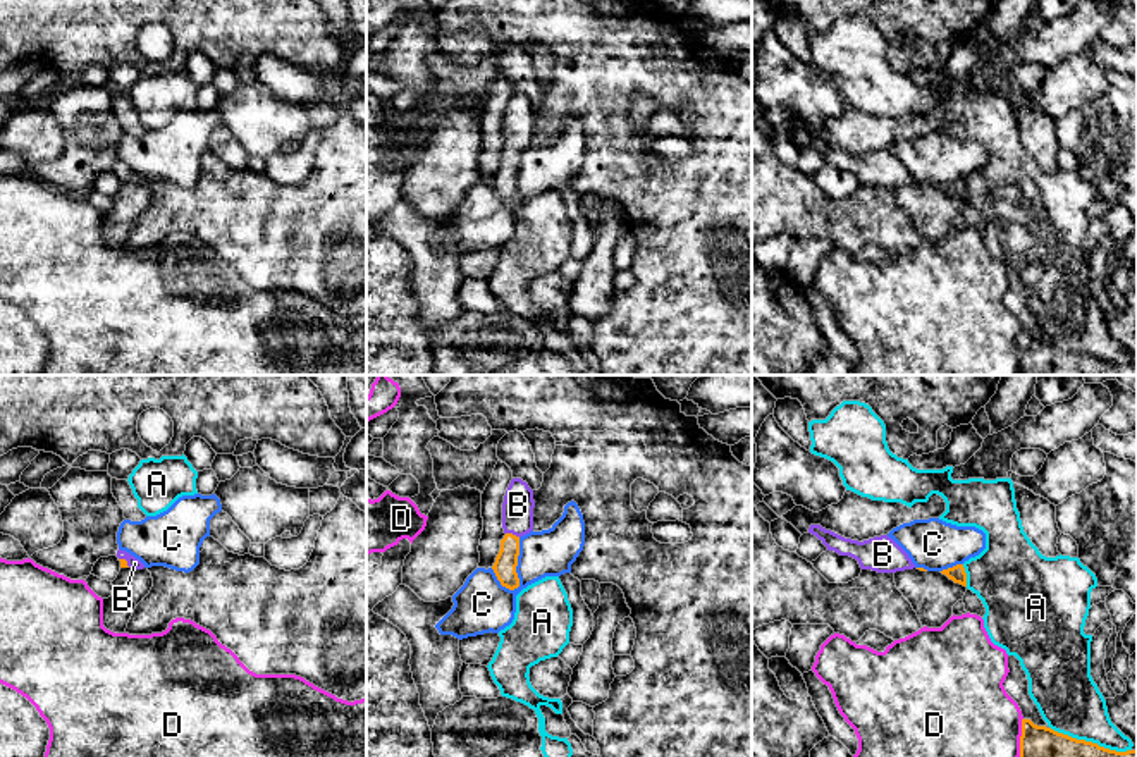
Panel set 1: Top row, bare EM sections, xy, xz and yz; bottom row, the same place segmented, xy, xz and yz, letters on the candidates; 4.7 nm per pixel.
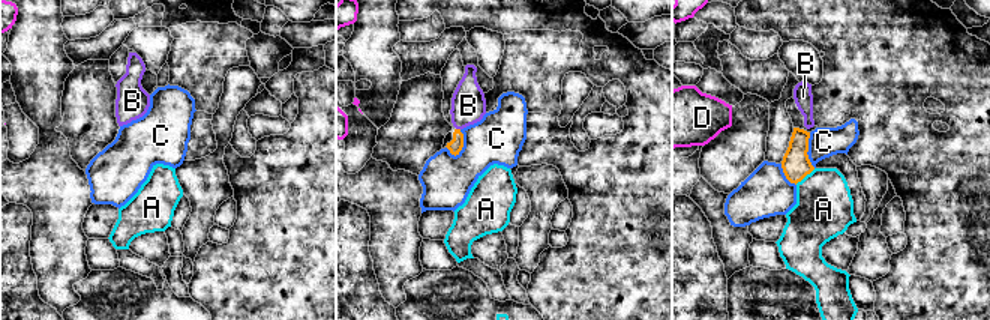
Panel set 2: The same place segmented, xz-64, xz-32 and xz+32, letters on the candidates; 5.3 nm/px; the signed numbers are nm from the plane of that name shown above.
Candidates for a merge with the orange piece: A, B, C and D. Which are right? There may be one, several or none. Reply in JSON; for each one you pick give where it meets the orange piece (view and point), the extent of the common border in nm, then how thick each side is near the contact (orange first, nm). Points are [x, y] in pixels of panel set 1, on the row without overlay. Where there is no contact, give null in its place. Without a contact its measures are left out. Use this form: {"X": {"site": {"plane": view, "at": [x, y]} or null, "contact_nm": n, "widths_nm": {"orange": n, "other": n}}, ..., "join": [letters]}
{"B": {"site": {"plane": "xz", "at": [511, 148]}, "contact_nm": 70, "widths_nm": {"orange": 110, "other": 150}}, "join": ["B"]}

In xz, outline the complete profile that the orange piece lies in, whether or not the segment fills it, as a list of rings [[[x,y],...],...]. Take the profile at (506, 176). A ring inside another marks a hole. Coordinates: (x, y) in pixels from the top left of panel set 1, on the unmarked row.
[[[513,93],[502,117],[504,153],[492,181],[502,201],[514,205],[519,201],[516,188],[519,170],[519,153],[533,145],[533,105],[521,93]]]

